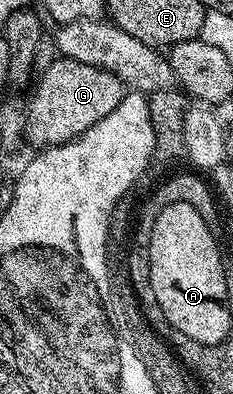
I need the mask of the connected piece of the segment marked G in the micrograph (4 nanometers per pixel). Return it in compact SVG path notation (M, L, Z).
M58 57L55 60L55 63L50 63L43 69L42 76L38 79L38 88L35 89L26 111L24 135L27 140L31 139L38 149L59 147L62 143L71 143L72 140L79 139L88 129L92 129L92 125L96 125L96 121L104 121L104 117L108 117L108 113L112 113L112 109L120 105L124 94L122 82L104 69L84 65L75 59Z

